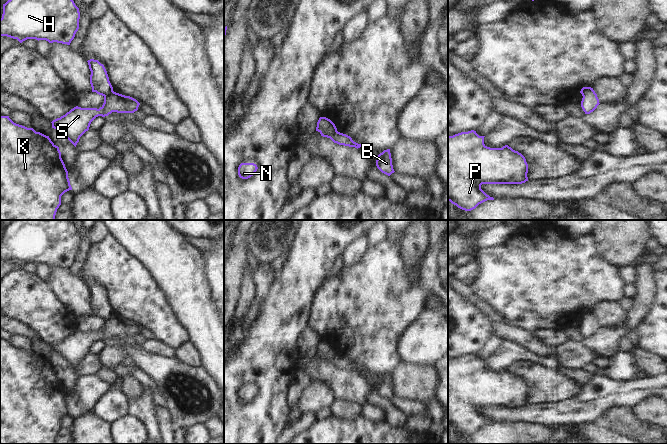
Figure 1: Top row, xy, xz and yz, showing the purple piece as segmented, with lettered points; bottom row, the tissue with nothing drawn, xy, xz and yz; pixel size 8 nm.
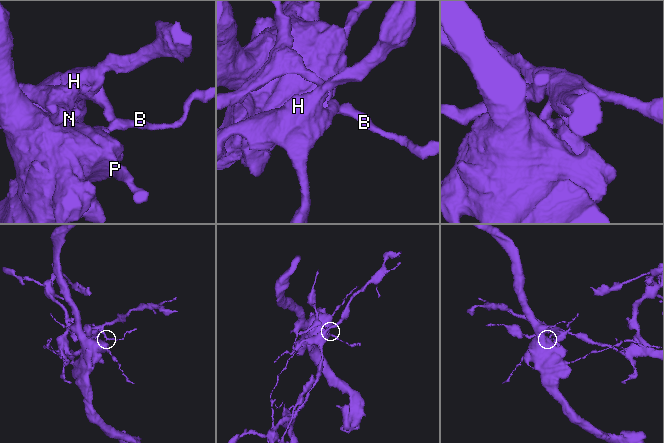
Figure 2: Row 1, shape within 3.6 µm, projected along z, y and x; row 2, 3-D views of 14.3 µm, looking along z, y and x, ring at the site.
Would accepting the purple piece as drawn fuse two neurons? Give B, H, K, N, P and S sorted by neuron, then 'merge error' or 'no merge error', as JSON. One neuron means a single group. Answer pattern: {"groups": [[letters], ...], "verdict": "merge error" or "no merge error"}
{"groups": [["B", "K", "N", "P", "S"], ["H"]], "verdict": "merge error"}

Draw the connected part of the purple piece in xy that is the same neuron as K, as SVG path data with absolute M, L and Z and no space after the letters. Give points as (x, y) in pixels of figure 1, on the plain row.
M0 340L0 444L55 444L61 420L72 414L59 371L49 360Z

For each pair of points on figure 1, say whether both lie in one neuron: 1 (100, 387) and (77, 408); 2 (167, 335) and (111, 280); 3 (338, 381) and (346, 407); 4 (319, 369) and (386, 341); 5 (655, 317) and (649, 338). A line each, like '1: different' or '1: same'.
1: same
2: same
3: different
4: different
5: same

